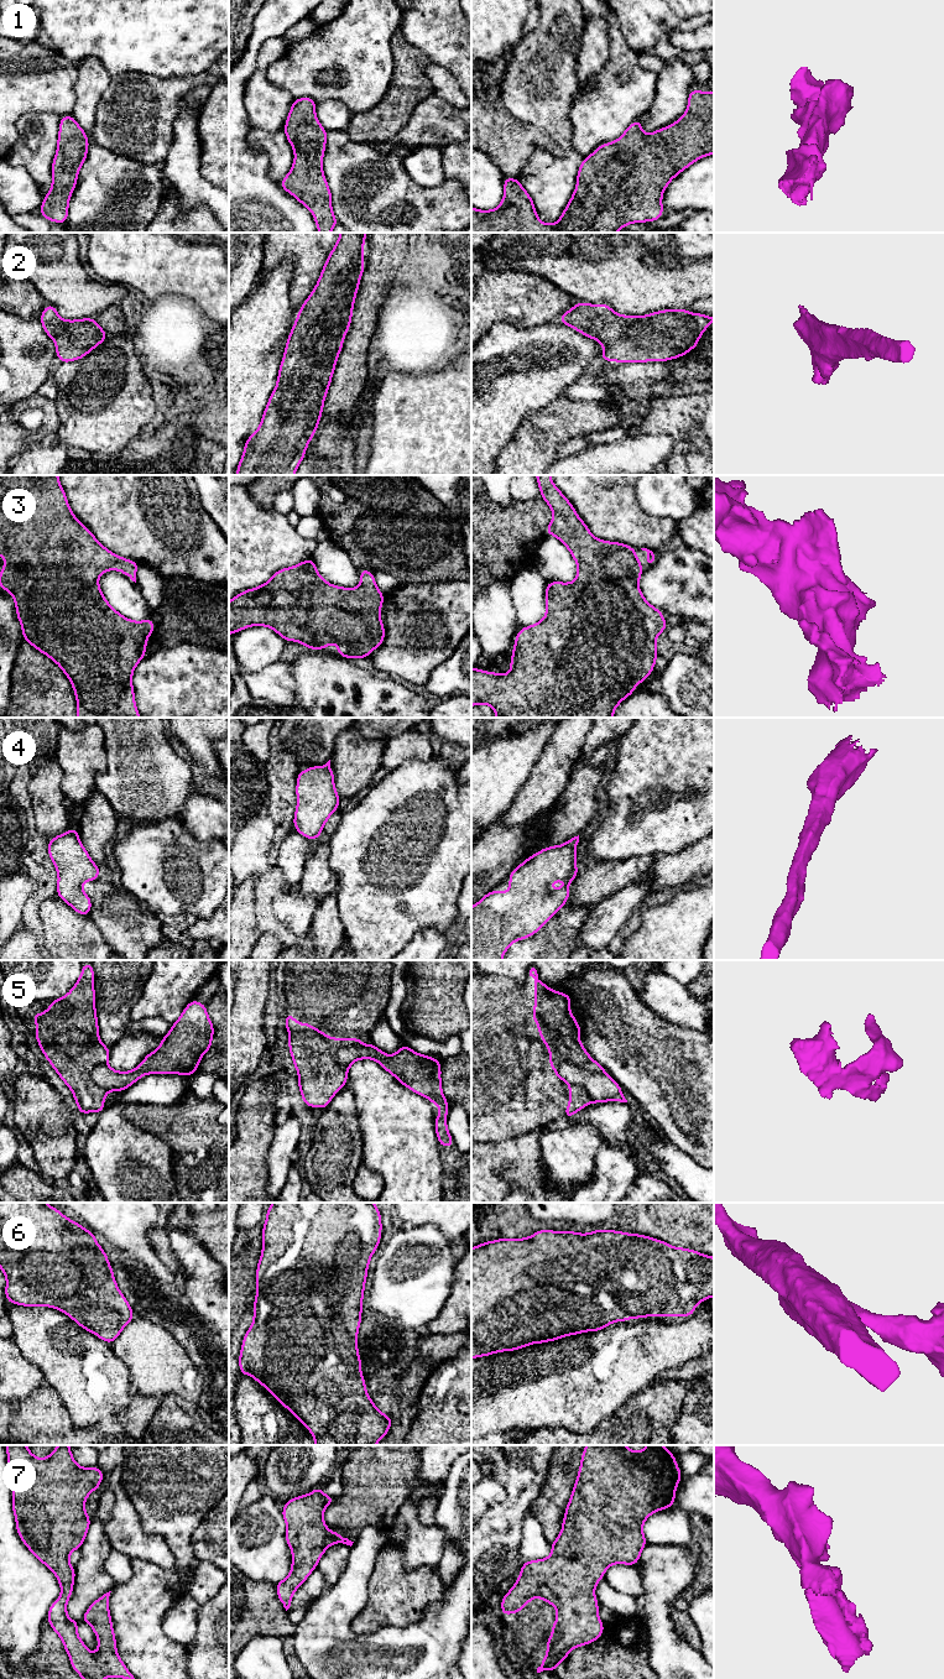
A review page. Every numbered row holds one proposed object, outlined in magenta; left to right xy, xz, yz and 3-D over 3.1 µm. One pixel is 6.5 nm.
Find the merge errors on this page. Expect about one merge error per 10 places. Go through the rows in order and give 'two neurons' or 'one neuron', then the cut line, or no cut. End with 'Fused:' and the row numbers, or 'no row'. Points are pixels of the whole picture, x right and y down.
1: one neuron; no cut
2: one neuron; no cut
3: one neuron; no cut
4: one neuron; no cut
5: two neurons; cut in yz along (559, 1067), (564, 1063), (573, 1063), (590, 1072), (604, 1072)
6: one neuron; no cut
7: one neuron; no cut
Fused: 5

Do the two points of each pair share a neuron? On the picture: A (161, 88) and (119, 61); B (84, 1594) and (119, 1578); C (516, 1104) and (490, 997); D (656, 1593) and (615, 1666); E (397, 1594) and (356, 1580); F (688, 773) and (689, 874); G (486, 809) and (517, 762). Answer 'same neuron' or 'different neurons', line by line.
A: different neurons
B: different neurons
C: same neuron
D: different neurons
E: different neurons
F: different neurons
G: same neuron

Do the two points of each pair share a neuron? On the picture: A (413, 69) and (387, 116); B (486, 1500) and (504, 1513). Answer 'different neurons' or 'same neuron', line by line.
A: same neuron
B: different neurons

